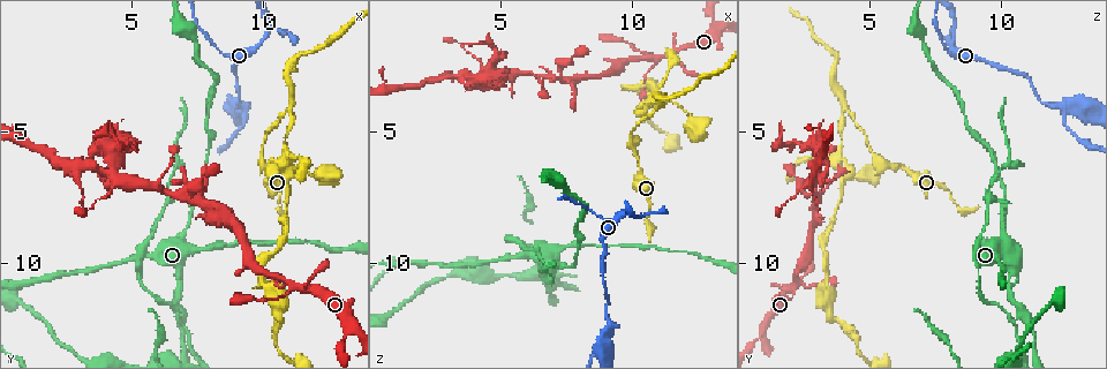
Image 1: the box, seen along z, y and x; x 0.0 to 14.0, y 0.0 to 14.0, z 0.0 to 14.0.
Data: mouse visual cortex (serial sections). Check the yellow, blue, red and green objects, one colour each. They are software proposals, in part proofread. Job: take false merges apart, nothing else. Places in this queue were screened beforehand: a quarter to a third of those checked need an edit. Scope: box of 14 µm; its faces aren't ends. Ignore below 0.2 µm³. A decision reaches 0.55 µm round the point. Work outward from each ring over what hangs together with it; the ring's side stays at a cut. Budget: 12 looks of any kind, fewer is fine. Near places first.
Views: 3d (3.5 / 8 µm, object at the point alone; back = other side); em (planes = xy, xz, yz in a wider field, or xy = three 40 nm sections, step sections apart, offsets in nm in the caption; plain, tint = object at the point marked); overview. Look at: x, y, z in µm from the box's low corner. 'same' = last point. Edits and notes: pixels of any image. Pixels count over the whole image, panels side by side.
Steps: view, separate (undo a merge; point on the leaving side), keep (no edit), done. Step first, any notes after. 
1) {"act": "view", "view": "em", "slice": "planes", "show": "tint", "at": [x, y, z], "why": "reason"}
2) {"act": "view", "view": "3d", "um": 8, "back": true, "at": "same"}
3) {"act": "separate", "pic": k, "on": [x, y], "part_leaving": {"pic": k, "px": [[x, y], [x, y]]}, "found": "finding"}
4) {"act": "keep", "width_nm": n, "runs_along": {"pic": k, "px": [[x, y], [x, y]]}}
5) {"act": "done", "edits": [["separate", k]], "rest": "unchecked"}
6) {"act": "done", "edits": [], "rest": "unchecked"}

{"act": "view", "view": "3d", "um": 8, "at": [7.7, 9.5, 9.2], "why": "sudden change in width"}

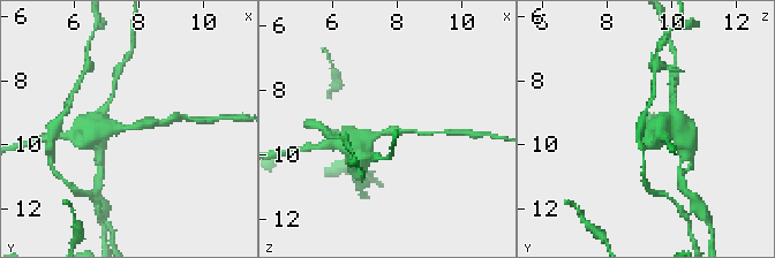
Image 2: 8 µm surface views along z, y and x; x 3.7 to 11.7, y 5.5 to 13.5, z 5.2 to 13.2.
{"act": "view", "view": "3d", "um": 3.5, "at": [7.8, 9.5, 9.3], "why": "zoom in"}

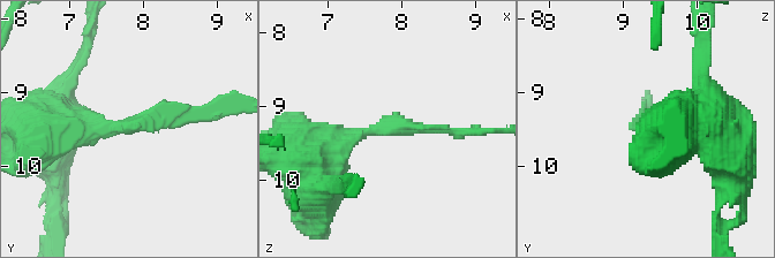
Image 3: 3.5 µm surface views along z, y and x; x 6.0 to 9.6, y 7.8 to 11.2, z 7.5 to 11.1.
{"act": "view", "view": "em", "slice": "xy", "step": 1, "show": "tint", "at": [7.75, 9.50, 9.25], "arm_widths_nm": [150, 500]}

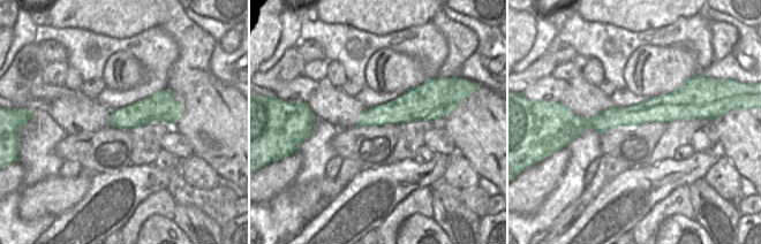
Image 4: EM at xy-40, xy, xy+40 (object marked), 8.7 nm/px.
{"act": "keep", "runs_along": {"pic": 4, "px": [[697, 112], [649, 111], [577, 128]]}, "found": "all the same cell"}

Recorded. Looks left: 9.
{"act": "view", "view": "3d", "um": 8, "at": [9.9, 5.9, 5.1], "why": "calibre changes"}

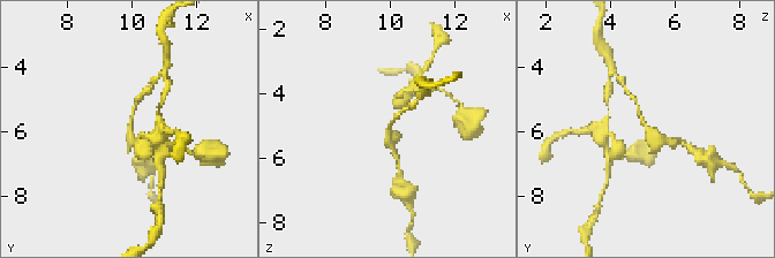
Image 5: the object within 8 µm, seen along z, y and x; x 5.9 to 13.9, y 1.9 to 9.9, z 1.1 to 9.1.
{"act": "view", "view": "em", "slice": "planes", "show": "tint", "at": [9.9, 5.9, 5.2], "why": "need the tissue"}

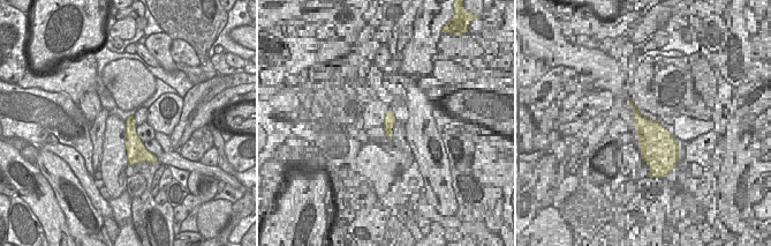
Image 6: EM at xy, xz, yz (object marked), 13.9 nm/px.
{"act": "keep", "runs_along": {"pic": 5, "px": [[674, 143], [645, 127], [636, 100]]}, "found": "continuous, no second cell"}

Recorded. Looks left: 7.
{"act": "view", "view": "3d", "um": 3.5, "at": [11.0, 4.2, 4.1], "why": "arms part here"}

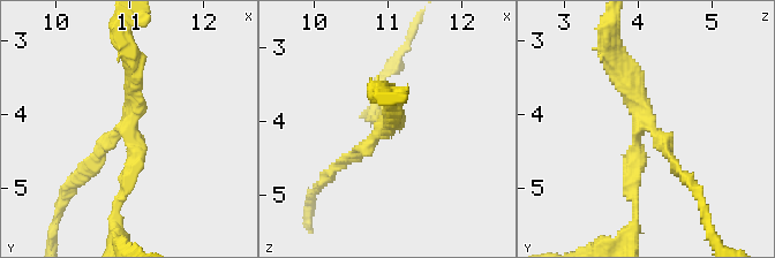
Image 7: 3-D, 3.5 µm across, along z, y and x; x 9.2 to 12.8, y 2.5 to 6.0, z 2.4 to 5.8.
{"act": "view", "view": "em", "slice": "xy", "step": 2, "show": "tint", "at": [10.95, 4.15, 4.10], "arms": 3, "arm_widths_nm": [150, 200, 250]}

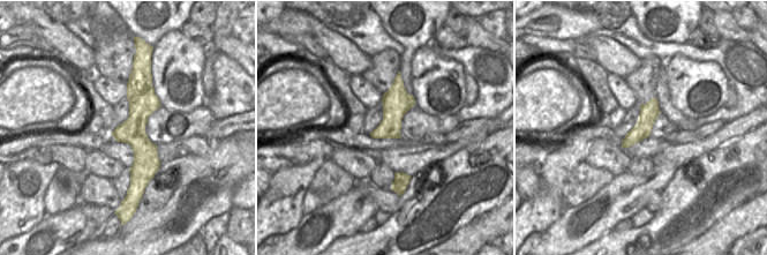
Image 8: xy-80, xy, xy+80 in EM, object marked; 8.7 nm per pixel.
{"act": "view", "view": "em", "slice": "xy", "step": 3, "show": "tint", "at": "same", "why": "another direction"}

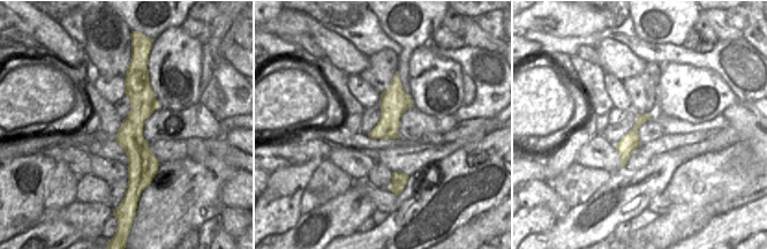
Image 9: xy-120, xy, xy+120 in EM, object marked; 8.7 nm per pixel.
{"act": "keep", "runs_along": {"pic": 7, "px": [[335, 167], [374, 141], [392, 120], [381, 116]]}, "found": "all the same cell"}

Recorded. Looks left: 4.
{"act": "view", "view": "em", "slice": "planes", "show": "tint", "at": [11.0, 6.7, 4.0], "why": "narrows sharply"}

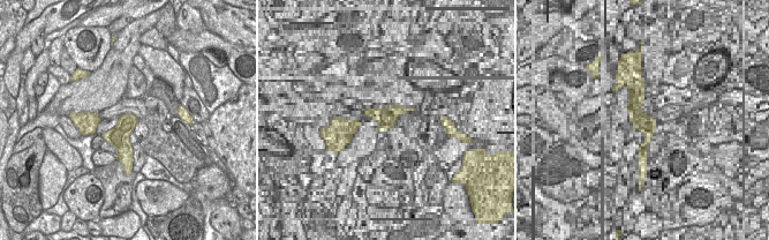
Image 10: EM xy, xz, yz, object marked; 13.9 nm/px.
{"act": "view", "view": "3d", "um": 3.5, "at": "same", "why": "wider look"}

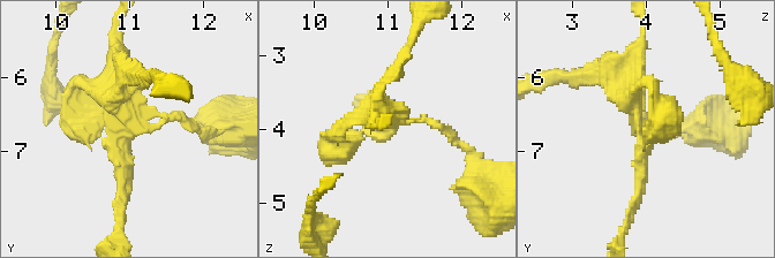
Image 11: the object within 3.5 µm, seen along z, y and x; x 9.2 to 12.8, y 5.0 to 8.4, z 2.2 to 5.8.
{"act": "keep", "arms": 3, "runs_along": {"pic": 11, "px": [[115, 54], [122, 196]]}, "found": "all the same cell"}

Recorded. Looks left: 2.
{"act": "view", "view": "3d", "um": 8, "at": [9.3, 4.2, 12.3], "why": "abrupt turn"}

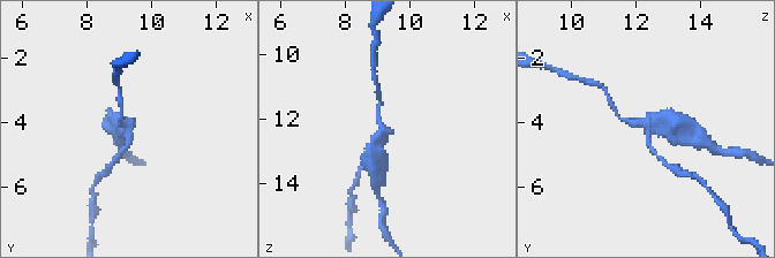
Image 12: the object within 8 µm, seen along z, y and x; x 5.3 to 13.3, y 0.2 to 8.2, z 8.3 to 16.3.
{"act": "view", "view": "em", "slice": "xy", "step": 5, "show": "tint", "at": [9.3, 4.1, 12.4]}

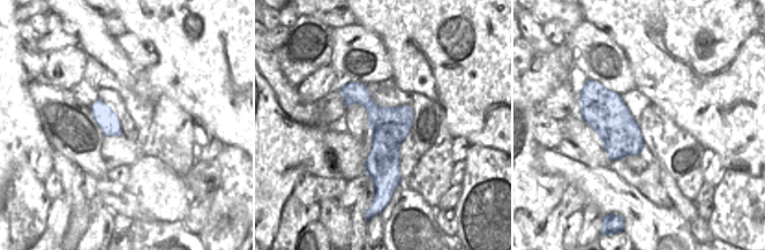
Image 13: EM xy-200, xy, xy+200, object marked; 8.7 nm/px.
{"act": "separate", "pic": 12, "on": [119, 142], "border": {"pic": 13, "px": [[370, 99], [366, 107], [367, 112]]}, "found": "two cells meet here"}

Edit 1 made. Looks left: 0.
{"act": "done", "edits": [["separate", 12]], "rest": "unchecked"}

